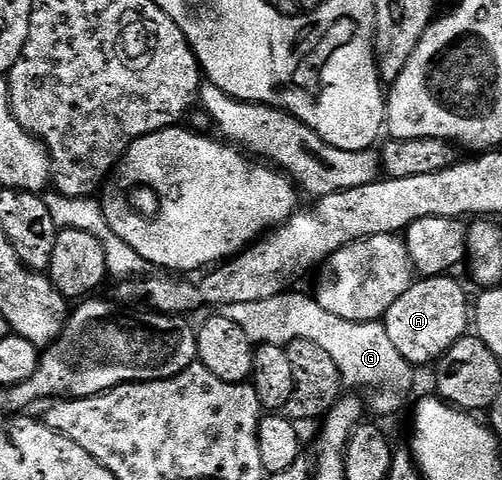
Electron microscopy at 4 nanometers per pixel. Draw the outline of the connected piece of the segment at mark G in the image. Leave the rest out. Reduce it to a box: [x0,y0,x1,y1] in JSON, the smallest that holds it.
[217,291,416,415]

